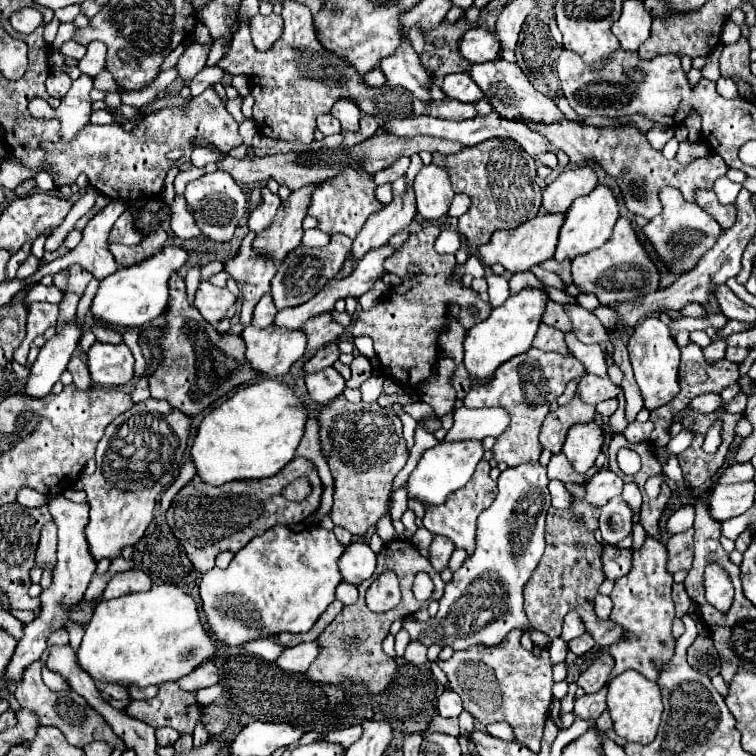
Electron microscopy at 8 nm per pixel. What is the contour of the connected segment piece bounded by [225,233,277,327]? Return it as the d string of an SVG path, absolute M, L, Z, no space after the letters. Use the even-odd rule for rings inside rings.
M249 233L241 243L239 255L225 263L225 271L241 285L243 305L241 305L239 319L243 327L251 325L253 309L257 301L269 291L271 279L277 273L277 265L273 257L253 251L253 239L255 233Z

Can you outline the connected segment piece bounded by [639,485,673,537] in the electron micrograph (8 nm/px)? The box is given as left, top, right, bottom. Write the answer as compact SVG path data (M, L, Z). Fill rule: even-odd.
M661 485L661 493L659 493L657 499L649 499L647 493L643 493L643 505L641 505L641 517L639 517L639 521L643 523L647 535L655 537L659 533L659 517L663 513L665 503L669 501L671 493L673 491L669 489L669 485Z

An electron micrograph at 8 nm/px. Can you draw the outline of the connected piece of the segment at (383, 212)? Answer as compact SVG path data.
M411 155L411 165L405 173L407 177L407 191L403 195L393 197L393 201L379 209L377 213L373 213L373 217L369 217L369 221L365 221L361 233L355 237L353 241L353 255L357 259L361 259L367 251L377 249L381 245L385 245L397 231L407 229L409 223L415 217L415 195L413 195L413 179L419 173L419 169L423 167L423 161L419 155Z

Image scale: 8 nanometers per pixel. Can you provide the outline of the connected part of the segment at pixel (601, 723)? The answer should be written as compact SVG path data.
M607 711L601 713L601 717L597 719L597 729L599 729L601 733L605 733L609 739L615 741L615 743L620 746L623 746L626 743L625 739L621 739L621 737L613 731L613 721L611 721L611 717L609 717Z

